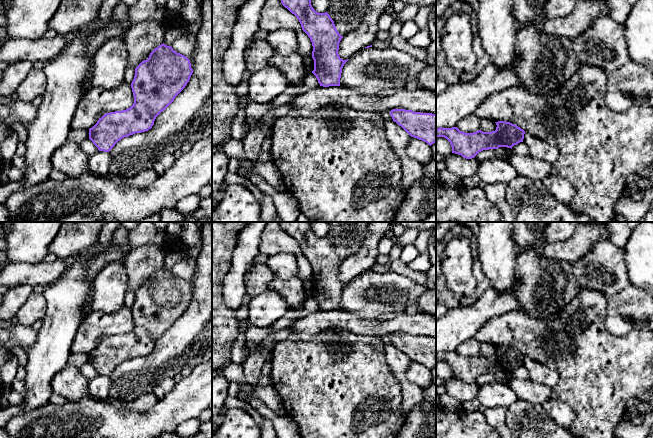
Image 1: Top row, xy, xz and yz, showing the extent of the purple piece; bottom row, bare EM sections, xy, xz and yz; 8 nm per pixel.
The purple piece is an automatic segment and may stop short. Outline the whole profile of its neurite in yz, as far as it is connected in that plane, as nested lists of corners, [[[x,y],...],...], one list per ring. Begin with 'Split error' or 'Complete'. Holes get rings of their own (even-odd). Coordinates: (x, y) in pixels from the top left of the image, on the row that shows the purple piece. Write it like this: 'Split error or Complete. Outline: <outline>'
Complete. Outline: [[[506,121],[495,122],[495,131],[483,132],[478,130],[465,133],[457,127],[438,128],[436,137],[446,138],[452,147],[452,153],[459,154],[466,159],[474,158],[479,152],[499,147],[511,148],[523,142],[525,131],[515,124]]]

